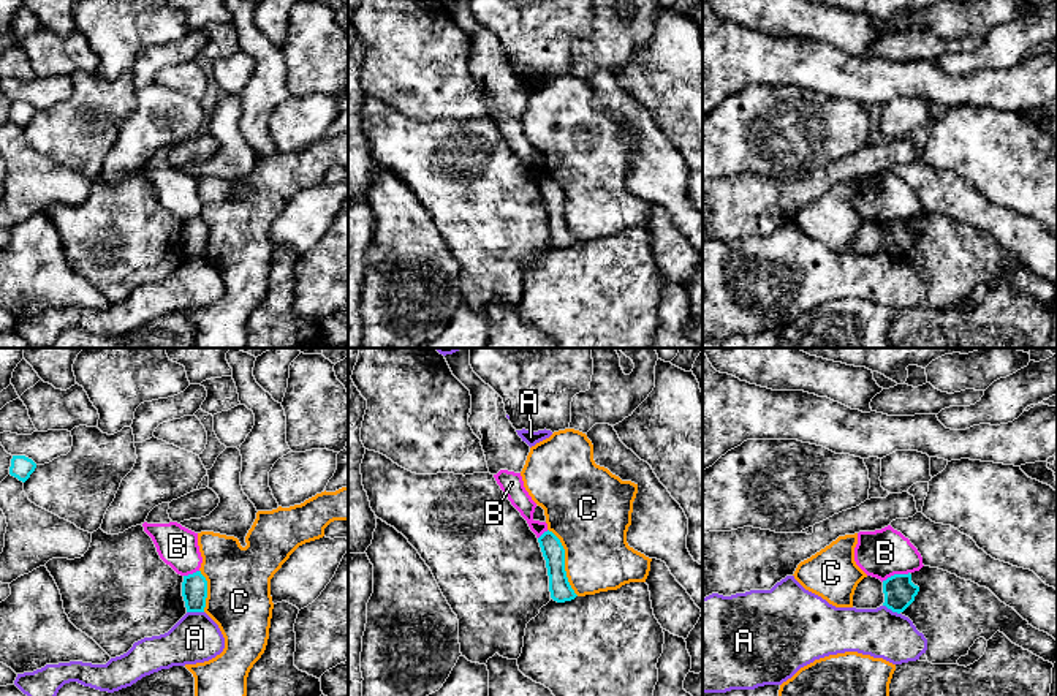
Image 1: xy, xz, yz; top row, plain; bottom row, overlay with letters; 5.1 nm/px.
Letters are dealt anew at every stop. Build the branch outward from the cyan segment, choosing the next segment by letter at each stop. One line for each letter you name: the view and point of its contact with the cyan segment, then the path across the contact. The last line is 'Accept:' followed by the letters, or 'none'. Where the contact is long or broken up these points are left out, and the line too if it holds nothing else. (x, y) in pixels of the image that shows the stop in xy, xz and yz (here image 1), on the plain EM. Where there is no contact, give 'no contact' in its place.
Accept: none

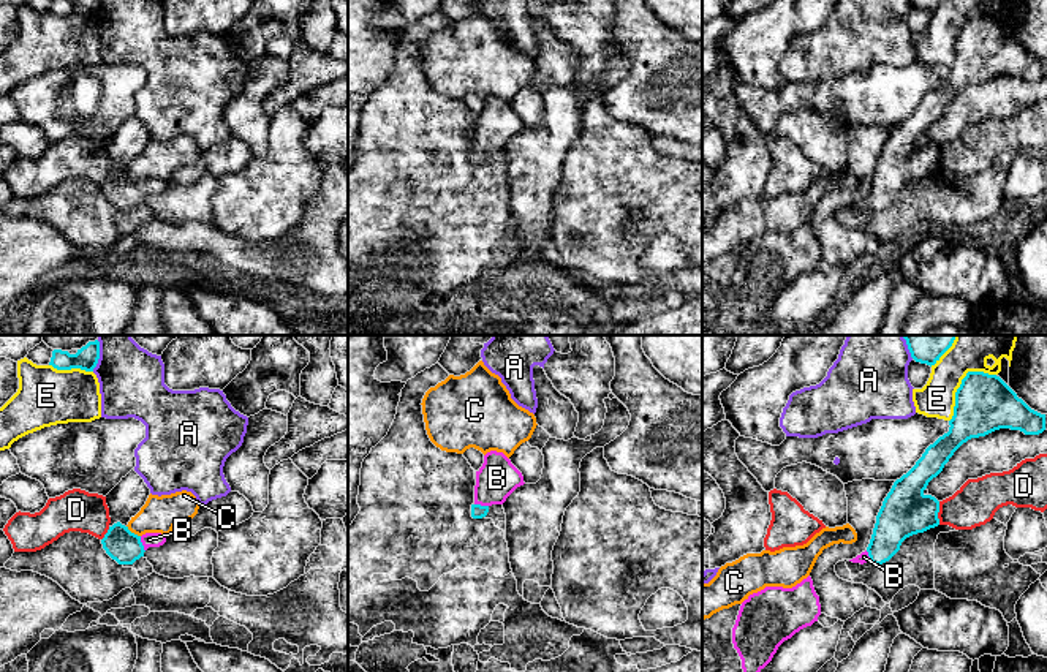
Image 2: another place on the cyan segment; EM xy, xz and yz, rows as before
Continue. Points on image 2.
B: meets cyan in xy at (141, 190); runs through xy (120, 190), (141, 190), (149, 185)
Accept: B

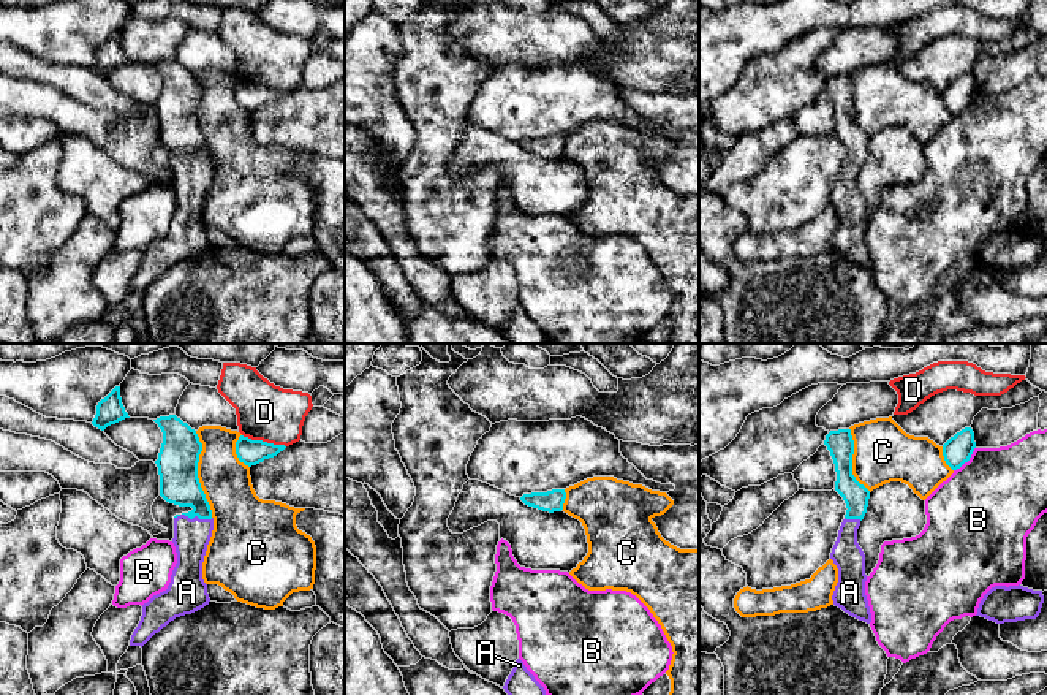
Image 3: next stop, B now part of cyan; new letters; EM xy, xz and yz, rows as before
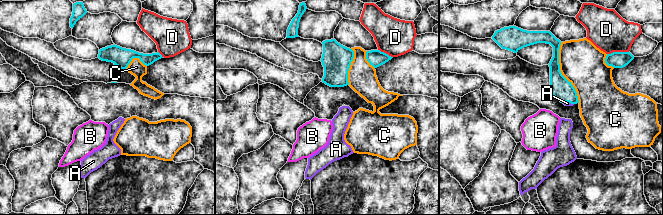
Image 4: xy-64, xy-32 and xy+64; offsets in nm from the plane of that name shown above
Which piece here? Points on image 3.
A: meets cyan in xy at (193, 162); runs through xy (179, 129), (195, 144), (193, 162), (192, 182)
Accept: A

